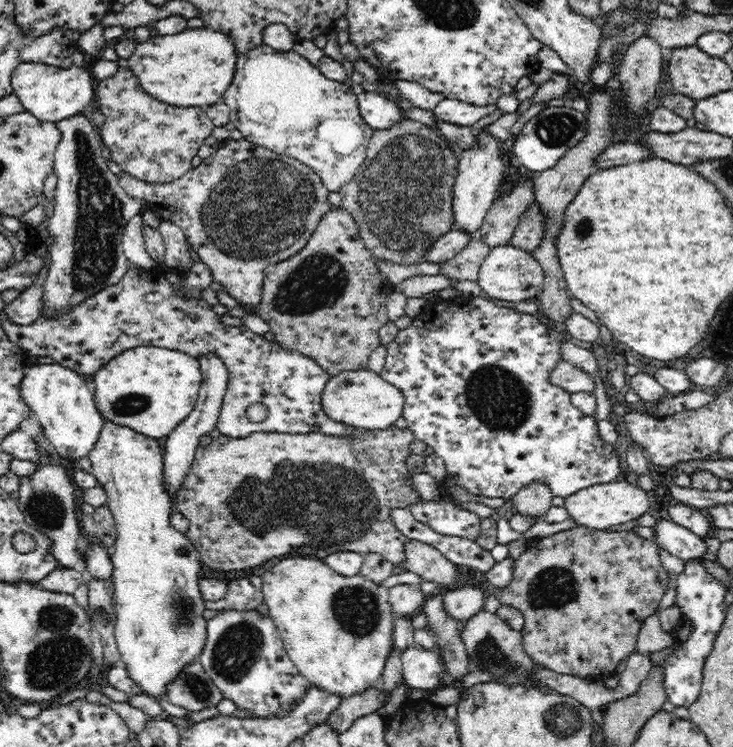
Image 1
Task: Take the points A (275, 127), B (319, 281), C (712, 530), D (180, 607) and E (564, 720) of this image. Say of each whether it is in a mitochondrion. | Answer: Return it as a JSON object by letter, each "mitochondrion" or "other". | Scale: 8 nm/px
{"A":"other","B":"mitochondrion","C":"other","D":"mitochondrion","E":"mitochondrion"}

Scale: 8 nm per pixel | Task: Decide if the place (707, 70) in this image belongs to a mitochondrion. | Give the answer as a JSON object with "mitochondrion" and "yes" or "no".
{"mitochondrion":"no"}

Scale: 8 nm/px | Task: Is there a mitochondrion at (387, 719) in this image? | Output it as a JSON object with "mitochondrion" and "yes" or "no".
{"mitochondrion":"no"}

